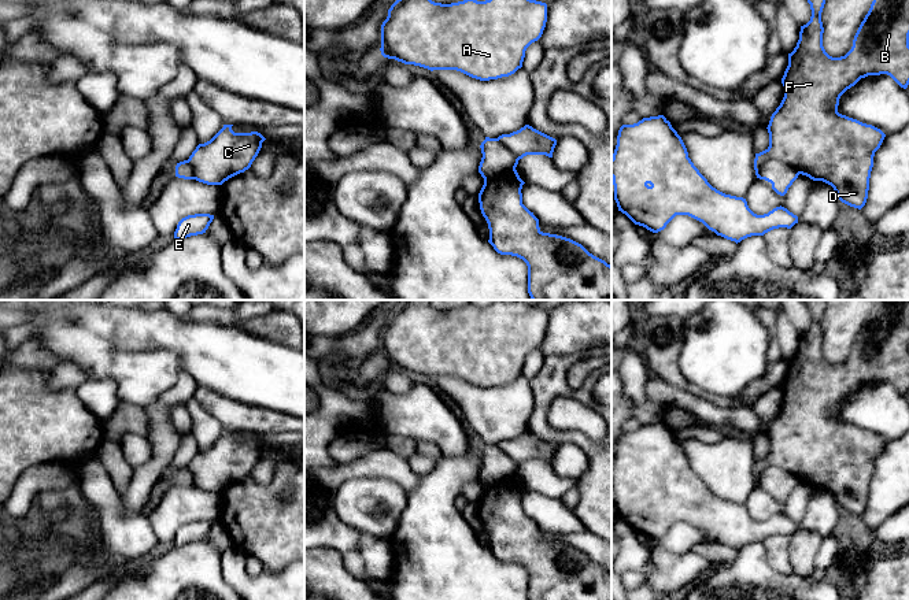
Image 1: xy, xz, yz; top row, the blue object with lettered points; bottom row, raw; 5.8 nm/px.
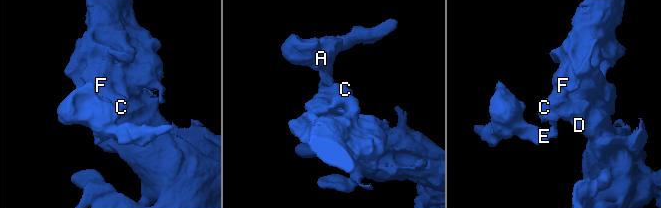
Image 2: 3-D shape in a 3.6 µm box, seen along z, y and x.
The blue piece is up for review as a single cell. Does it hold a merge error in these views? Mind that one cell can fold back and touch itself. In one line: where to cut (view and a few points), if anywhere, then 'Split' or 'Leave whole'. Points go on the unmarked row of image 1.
Split along yz (800, 480), (779, 467), (768, 466), (760, 474), (757, 484). Split

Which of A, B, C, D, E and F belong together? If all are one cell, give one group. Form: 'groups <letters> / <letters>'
groups A E / B C D F

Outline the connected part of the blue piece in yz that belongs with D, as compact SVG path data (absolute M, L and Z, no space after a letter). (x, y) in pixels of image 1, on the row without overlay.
M805 300L812 323L801 333L797 353L788 360L788 373L781 385L784 404L766 434L769 453L755 460L757 485L766 467L780 467L813 488L831 492L842 510L858 516L865 512L873 463L886 441L872 432L839 421L839 405L868 382L887 381L901 395L909 392L909 300L872 301L873 308L854 342L851 356L845 363L832 364L823 353L821 319L827 300Z

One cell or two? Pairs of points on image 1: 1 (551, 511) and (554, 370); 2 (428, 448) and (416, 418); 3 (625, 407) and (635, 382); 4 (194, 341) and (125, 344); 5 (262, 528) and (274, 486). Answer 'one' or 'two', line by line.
1: two
2: two
3: two
4: one
5: one

